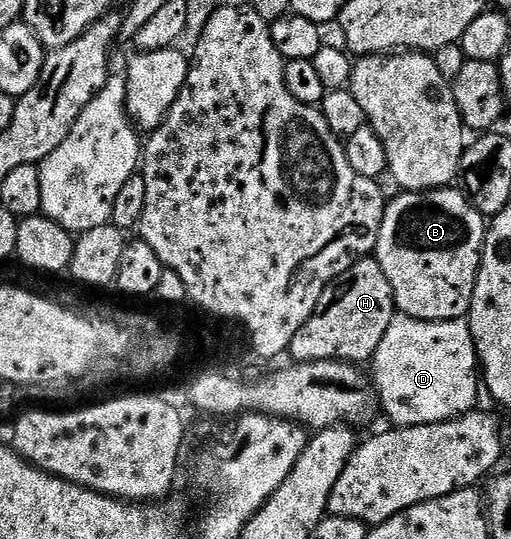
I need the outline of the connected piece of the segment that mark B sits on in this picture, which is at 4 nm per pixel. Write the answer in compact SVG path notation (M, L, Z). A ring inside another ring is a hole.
M460 188L400 192L397 195L384 207L382 228L374 251L376 261L382 264L382 272L386 272L386 280L390 280L390 288L394 288L397 311L423 321L465 317L472 303L484 252L485 215L472 205L471 198Z

